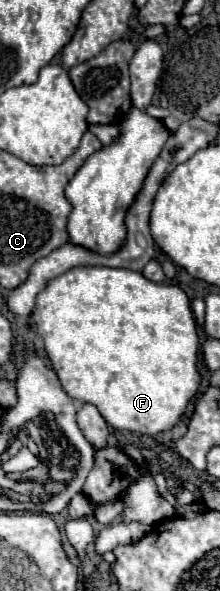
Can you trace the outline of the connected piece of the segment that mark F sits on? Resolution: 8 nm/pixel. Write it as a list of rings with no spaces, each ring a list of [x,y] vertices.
[[[76,266],[46,282],[30,316],[62,388],[74,400],[94,404],[108,426],[140,434],[170,430],[198,390],[198,334],[188,296],[172,284],[156,284],[140,272],[108,266]]]

